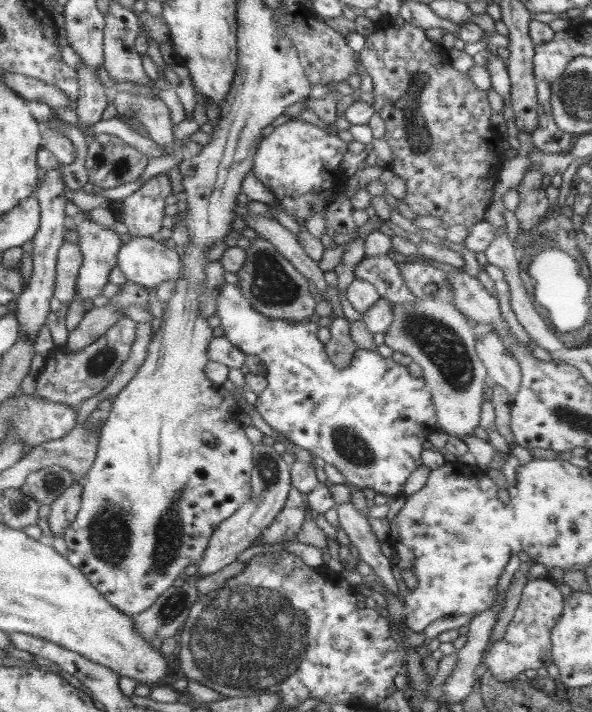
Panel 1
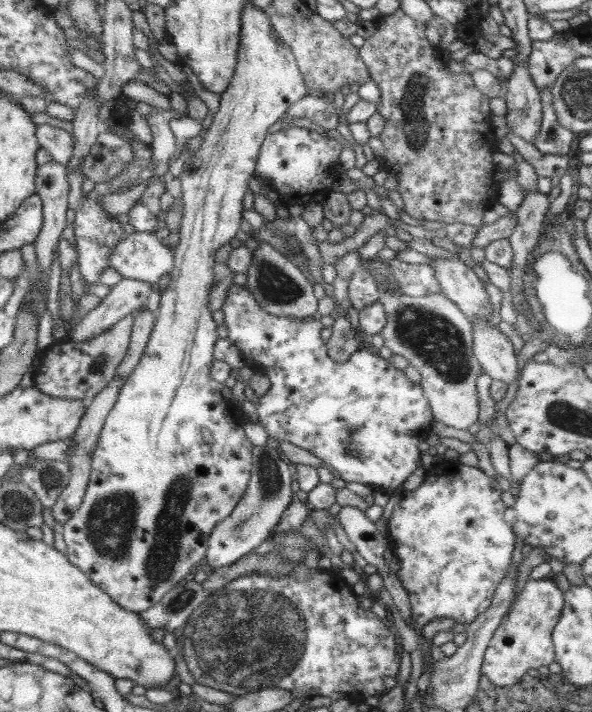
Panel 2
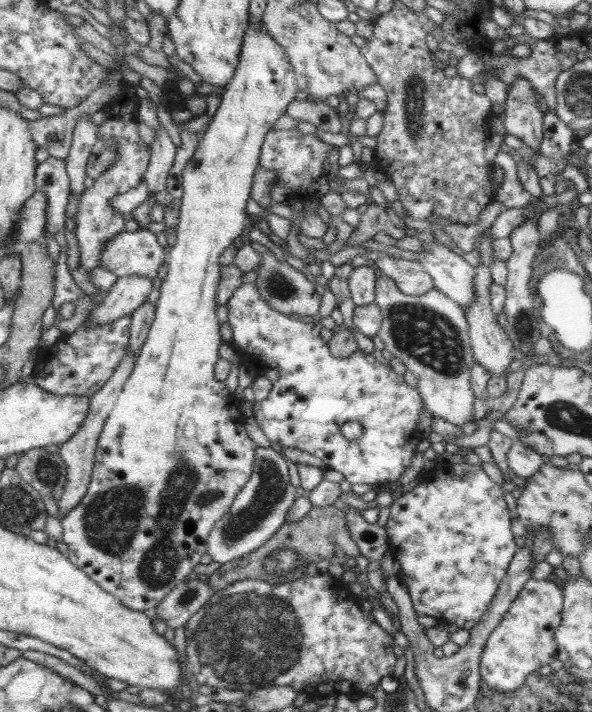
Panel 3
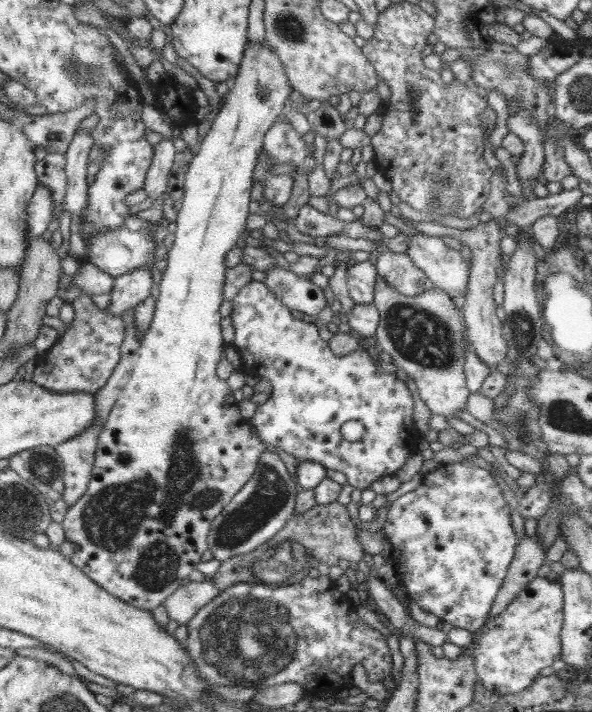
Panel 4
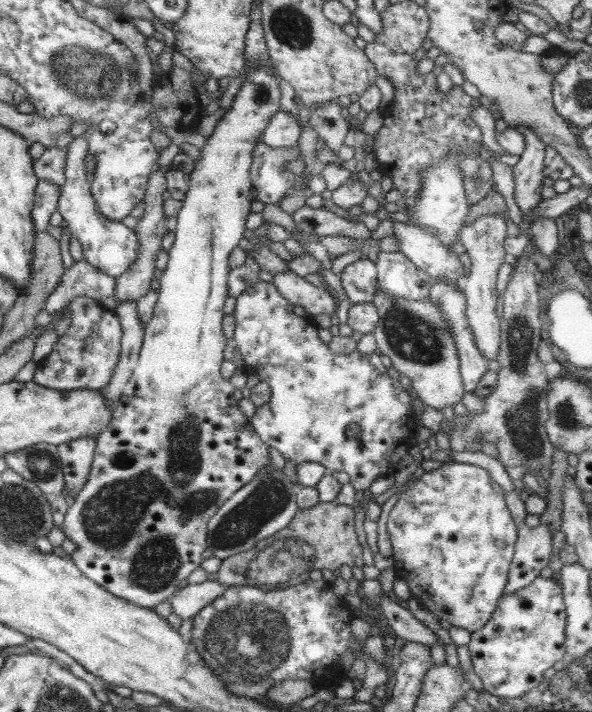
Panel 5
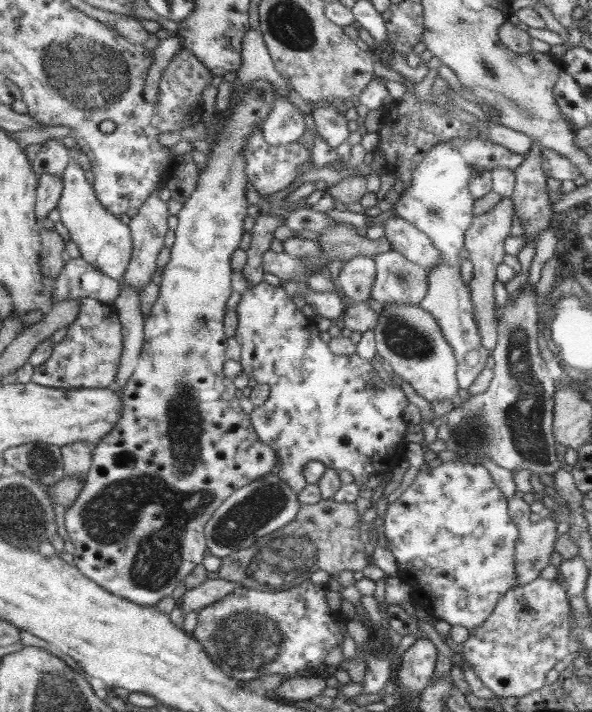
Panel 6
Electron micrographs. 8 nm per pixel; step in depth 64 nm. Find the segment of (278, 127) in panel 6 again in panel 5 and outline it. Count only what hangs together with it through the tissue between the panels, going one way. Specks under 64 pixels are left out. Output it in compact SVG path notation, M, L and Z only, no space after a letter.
M280 109L268 123L262 141L272 148L297 146L301 130L296 119Z

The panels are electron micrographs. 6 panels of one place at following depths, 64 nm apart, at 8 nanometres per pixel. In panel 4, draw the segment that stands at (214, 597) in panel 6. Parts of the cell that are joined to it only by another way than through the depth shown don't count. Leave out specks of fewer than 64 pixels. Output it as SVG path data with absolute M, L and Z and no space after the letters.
M209 579L202 582L187 580L164 600L163 605L169 620L176 620L179 625L187 624L197 611L218 596L220 591Z

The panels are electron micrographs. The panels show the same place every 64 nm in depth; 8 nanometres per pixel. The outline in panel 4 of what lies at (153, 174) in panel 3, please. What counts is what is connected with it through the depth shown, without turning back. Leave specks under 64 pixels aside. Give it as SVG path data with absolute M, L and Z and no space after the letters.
M164 139L153 146L154 152L150 168L145 176L143 189L147 194L147 204L150 206L157 198L165 197L167 192L167 181L170 169L172 168L172 160L176 154L173 142Z

